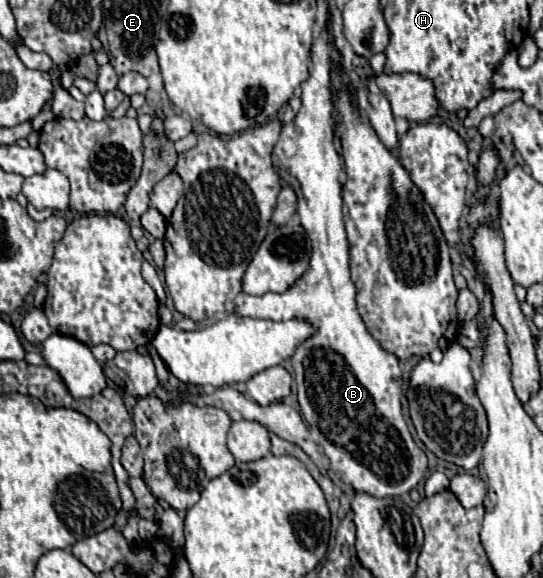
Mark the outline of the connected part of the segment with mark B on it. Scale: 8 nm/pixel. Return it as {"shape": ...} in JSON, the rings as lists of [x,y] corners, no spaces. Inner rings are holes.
{"shape":[[[330,26],[322,30],[322,36],[312,46],[312,72],[302,88],[302,108],[290,124],[282,126],[280,140],[274,146],[272,162],[278,176],[292,184],[298,194],[298,216],[312,240],[312,258],[310,264],[286,292],[276,294],[268,292],[264,296],[252,296],[240,292],[236,296],[236,312],[240,316],[252,318],[268,318],[268,320],[306,320],[316,330],[306,342],[302,342],[292,354],[290,362],[294,368],[294,378],[298,384],[298,402],[304,420],[310,426],[312,440],[322,448],[322,452],[330,460],[330,470],[354,490],[368,492],[376,498],[384,496],[400,496],[416,488],[416,484],[424,478],[428,468],[428,458],[424,450],[414,442],[408,424],[402,414],[402,370],[398,366],[398,358],[380,348],[380,344],[366,330],[358,310],[356,310],[356,292],[350,280],[350,250],[348,238],[344,230],[344,214],[342,214],[342,184],[338,180],[342,172],[342,160],[334,148],[334,118],[332,118],[332,102],[330,102],[330,70],[332,62],[340,60],[340,52],[334,46]]]}

